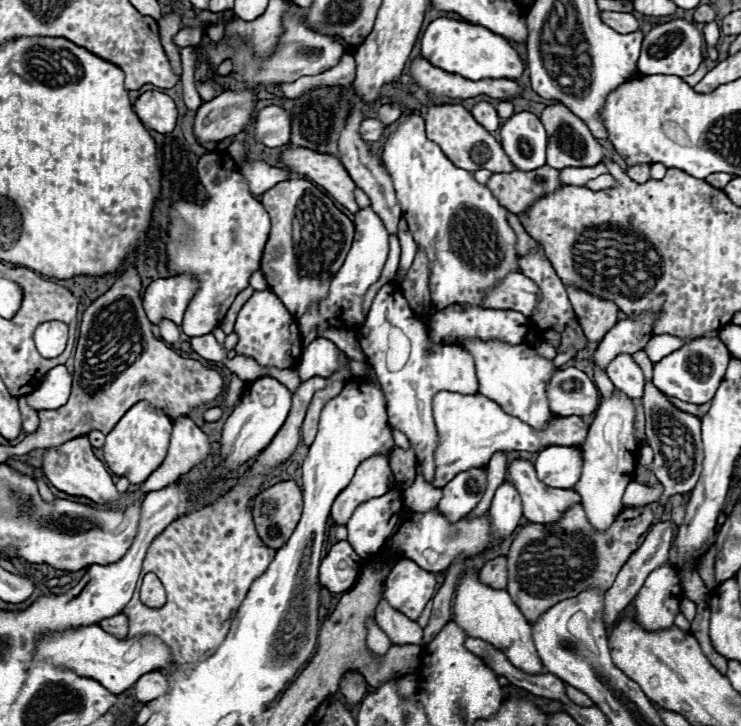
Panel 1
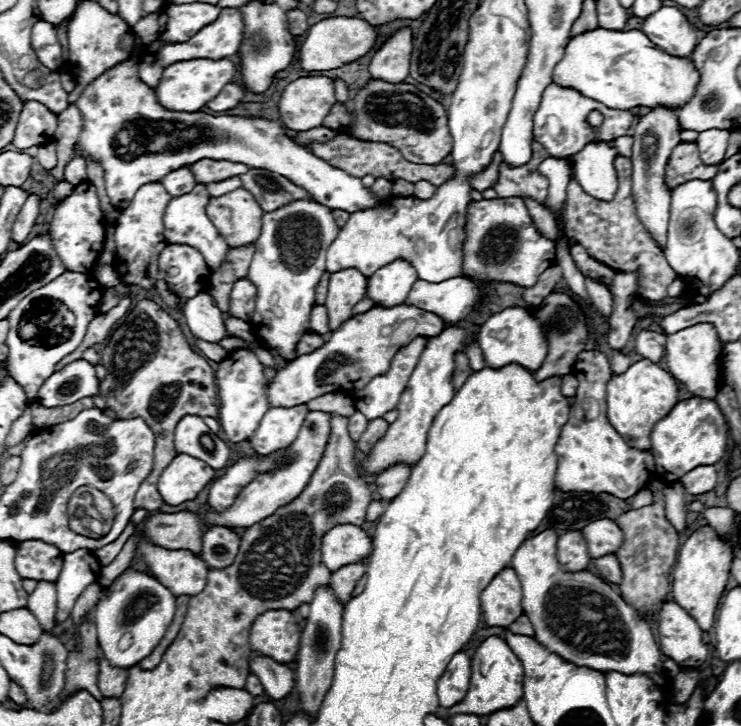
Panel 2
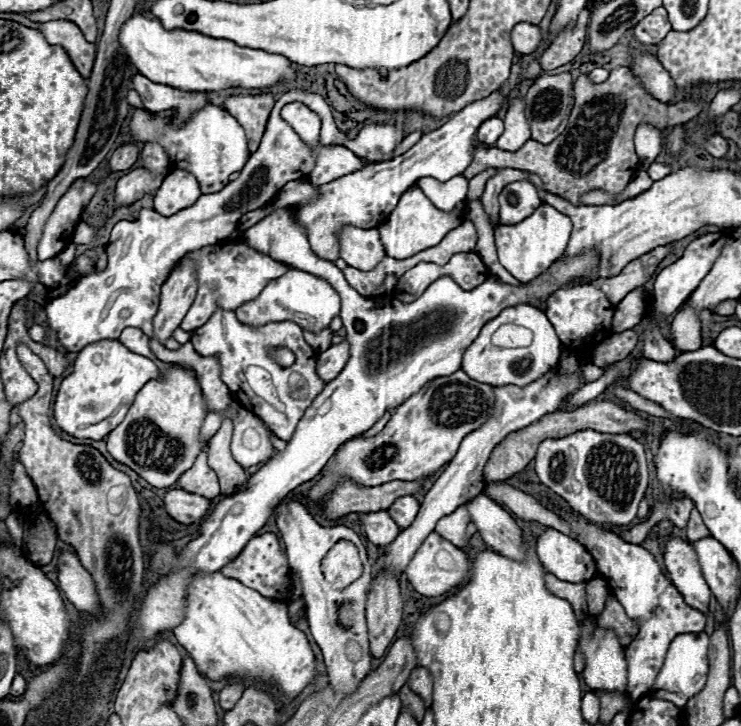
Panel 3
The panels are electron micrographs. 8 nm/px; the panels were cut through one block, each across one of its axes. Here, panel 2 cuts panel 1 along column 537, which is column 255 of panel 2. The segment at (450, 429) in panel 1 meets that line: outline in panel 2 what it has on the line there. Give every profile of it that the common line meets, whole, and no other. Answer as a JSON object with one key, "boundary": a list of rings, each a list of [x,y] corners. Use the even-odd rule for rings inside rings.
{"boundary":[[[304,404],[292,408],[270,408],[260,420],[260,426],[248,438],[250,446],[262,456],[290,446],[296,440],[306,414],[308,408]]]}

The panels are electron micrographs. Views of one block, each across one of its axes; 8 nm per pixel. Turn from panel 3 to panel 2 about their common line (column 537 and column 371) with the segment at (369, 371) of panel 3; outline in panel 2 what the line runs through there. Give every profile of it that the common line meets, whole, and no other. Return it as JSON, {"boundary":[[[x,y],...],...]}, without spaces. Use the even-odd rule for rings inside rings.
{"boundary":[[[396,260],[368,278],[368,296],[384,308],[392,308],[406,300],[412,284],[418,280],[416,270],[404,262]]]}

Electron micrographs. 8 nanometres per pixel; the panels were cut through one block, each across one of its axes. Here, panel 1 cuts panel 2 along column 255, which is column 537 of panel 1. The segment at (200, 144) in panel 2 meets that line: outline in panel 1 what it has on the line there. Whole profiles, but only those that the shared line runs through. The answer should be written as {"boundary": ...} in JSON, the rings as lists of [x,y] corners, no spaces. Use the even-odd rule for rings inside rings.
{"boundary":[[[518,112],[500,126],[500,142],[518,170],[536,170],[546,164],[546,132],[532,112]]]}

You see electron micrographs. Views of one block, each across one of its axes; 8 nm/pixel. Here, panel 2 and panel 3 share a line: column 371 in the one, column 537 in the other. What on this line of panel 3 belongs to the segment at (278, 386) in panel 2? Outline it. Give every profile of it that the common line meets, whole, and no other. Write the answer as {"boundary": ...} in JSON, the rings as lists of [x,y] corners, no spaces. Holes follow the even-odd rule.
{"boundary":[[[518,304],[518,306],[508,306],[504,308],[496,318],[488,320],[488,324],[484,324],[480,336],[468,346],[468,350],[464,352],[464,360],[462,360],[462,370],[476,382],[482,384],[490,384],[490,386],[508,386],[508,384],[516,384],[516,386],[524,386],[530,384],[532,380],[538,380],[540,376],[544,376],[546,372],[550,372],[558,358],[562,354],[562,342],[556,336],[552,324],[548,322],[546,314],[534,306],[528,304]],[[502,324],[518,324],[518,326],[526,326],[534,332],[534,340],[530,346],[526,348],[496,348],[490,344],[492,334],[502,326]]]}

